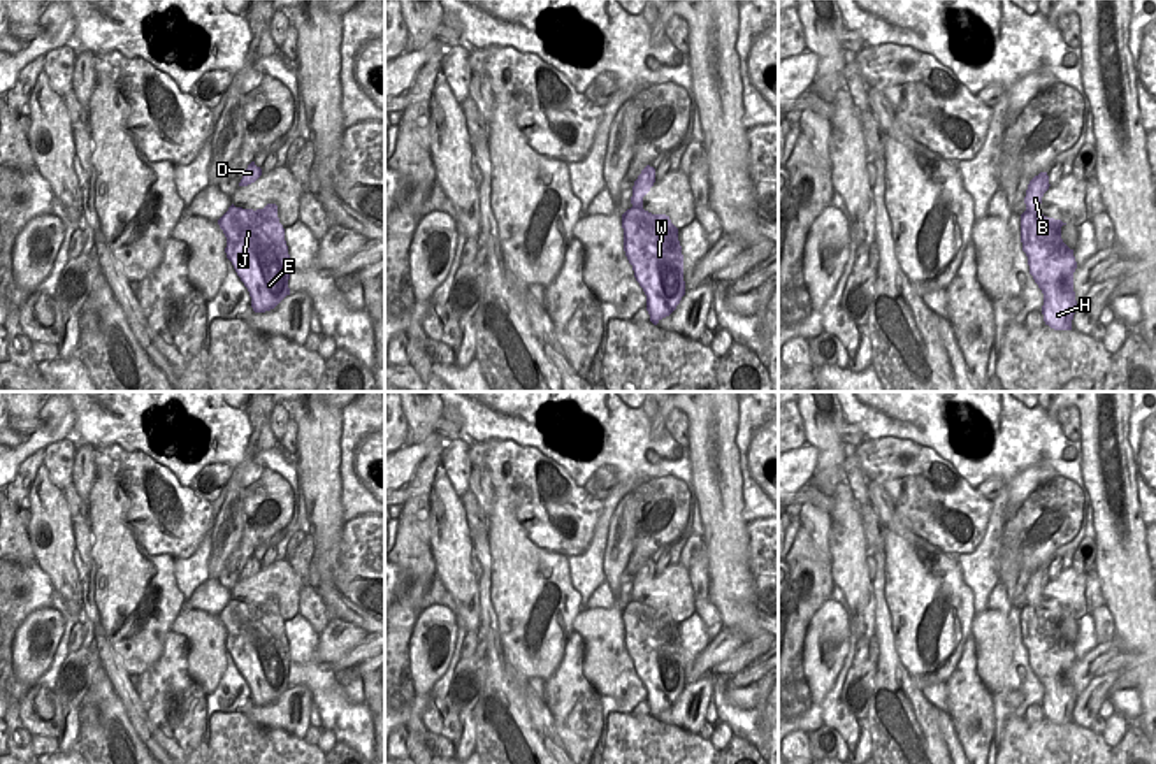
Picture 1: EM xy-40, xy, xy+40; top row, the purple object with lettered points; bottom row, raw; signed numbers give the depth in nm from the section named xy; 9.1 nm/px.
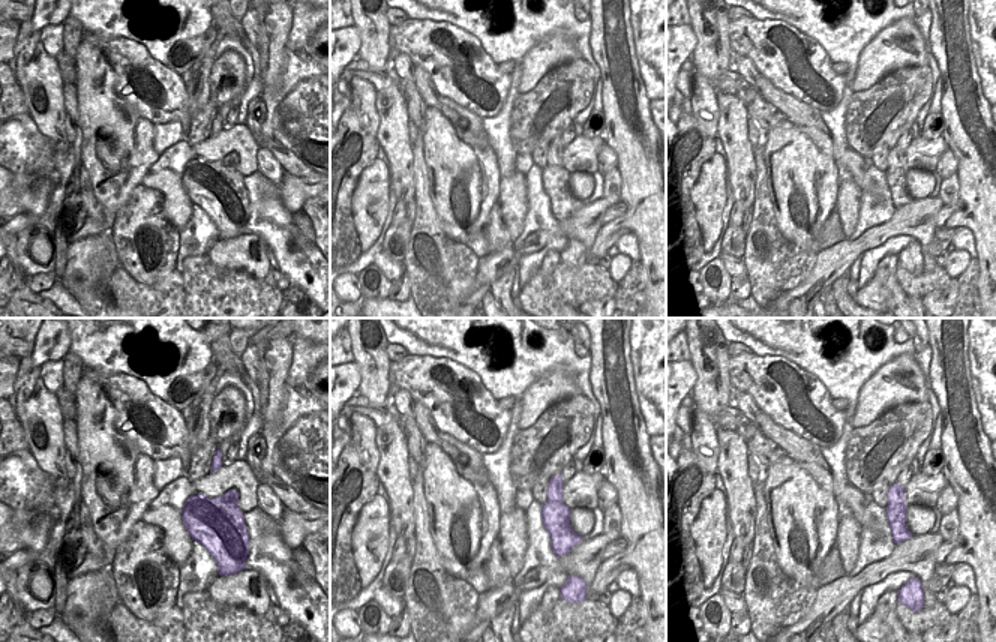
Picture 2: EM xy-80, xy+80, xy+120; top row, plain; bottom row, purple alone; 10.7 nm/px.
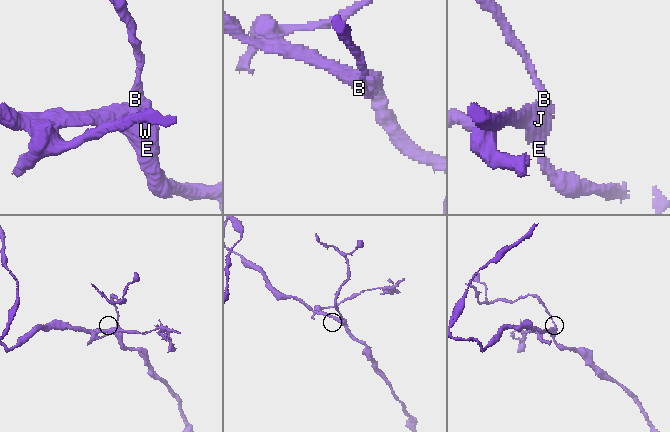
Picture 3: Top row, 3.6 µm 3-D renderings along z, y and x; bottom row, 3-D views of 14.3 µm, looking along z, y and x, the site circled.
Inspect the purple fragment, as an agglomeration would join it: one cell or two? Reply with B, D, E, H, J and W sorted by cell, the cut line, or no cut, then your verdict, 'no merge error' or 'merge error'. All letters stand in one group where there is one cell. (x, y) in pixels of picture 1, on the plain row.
B D / E H J W | xy+40 (1026, 603), (1039, 606) | merge error

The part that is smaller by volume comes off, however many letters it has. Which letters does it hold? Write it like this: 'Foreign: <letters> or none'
Foreign: B, D

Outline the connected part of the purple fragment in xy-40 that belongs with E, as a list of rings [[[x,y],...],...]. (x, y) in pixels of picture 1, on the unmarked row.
[[[232,597],[218,618],[227,631],[227,652],[248,681],[253,704],[274,703],[290,688],[290,648],[278,599],[253,604]]]

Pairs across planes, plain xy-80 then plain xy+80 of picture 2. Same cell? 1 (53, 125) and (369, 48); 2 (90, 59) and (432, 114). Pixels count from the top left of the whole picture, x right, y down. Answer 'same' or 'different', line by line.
1: different
2: same

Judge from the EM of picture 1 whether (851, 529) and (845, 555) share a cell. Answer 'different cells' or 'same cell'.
same cell

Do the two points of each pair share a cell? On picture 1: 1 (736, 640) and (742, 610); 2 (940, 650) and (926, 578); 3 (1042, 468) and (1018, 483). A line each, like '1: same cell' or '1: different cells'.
1: different cells
2: same cell
3: same cell

